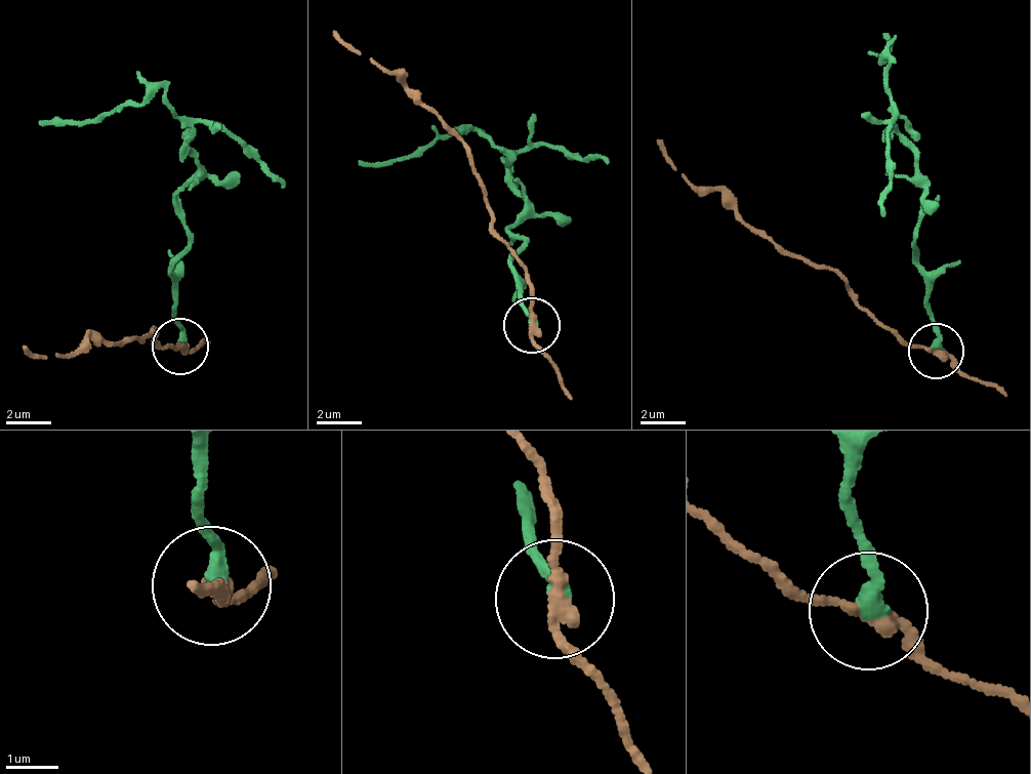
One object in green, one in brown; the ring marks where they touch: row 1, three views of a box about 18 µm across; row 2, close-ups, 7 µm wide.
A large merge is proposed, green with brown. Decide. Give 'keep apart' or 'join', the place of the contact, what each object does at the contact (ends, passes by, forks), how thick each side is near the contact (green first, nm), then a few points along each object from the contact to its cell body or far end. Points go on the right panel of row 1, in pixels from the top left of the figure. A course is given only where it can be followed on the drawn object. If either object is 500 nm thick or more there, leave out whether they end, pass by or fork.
keep apart | (936, 351) | green ends | brown passes by | 340/220 nm | green via (935, 350), (916, 248), (913, 242), (922, 187), (913, 176), (881, 38) | brown via (935, 350), (884, 330), (830, 268), (785, 254), (711, 192), (673, 164), (655, 141)

